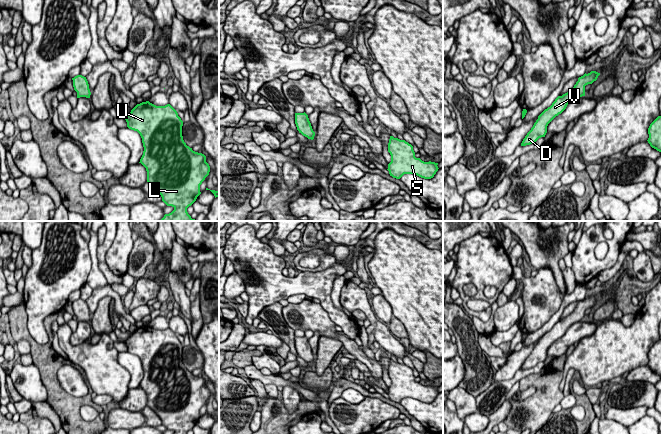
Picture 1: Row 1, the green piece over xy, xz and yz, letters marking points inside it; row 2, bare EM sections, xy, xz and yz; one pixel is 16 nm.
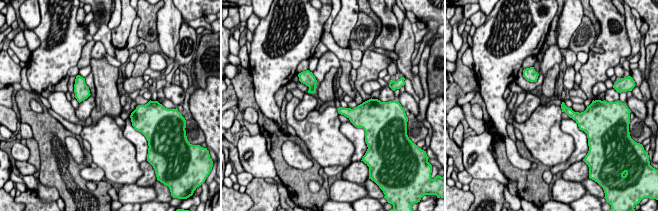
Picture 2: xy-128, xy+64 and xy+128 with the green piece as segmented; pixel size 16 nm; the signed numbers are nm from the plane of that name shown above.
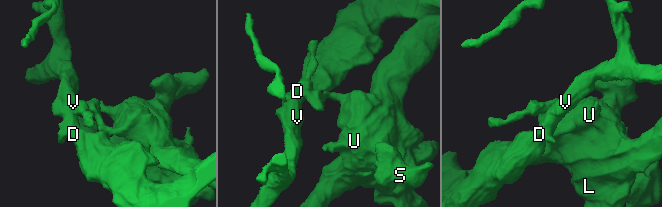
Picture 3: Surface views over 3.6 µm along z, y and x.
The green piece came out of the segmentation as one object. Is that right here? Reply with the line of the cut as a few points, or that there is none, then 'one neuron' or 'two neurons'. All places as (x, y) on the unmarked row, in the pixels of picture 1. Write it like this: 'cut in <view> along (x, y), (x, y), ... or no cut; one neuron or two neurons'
no cut; one neuron

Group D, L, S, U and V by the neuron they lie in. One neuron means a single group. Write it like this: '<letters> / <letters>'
D L S U V

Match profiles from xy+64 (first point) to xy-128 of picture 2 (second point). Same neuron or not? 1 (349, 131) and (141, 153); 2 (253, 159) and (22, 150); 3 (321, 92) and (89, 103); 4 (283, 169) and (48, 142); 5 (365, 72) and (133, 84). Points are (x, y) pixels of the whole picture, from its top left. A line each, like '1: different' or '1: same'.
1: same
2: same
3: different
4: same
5: different

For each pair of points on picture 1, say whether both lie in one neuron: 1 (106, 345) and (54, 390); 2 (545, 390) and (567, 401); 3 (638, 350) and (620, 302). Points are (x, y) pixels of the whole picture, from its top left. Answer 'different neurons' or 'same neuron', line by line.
1: different neurons
2: different neurons
3: different neurons

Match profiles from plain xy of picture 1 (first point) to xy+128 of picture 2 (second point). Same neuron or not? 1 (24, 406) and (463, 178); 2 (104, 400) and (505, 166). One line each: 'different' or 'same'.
1: same
2: different

